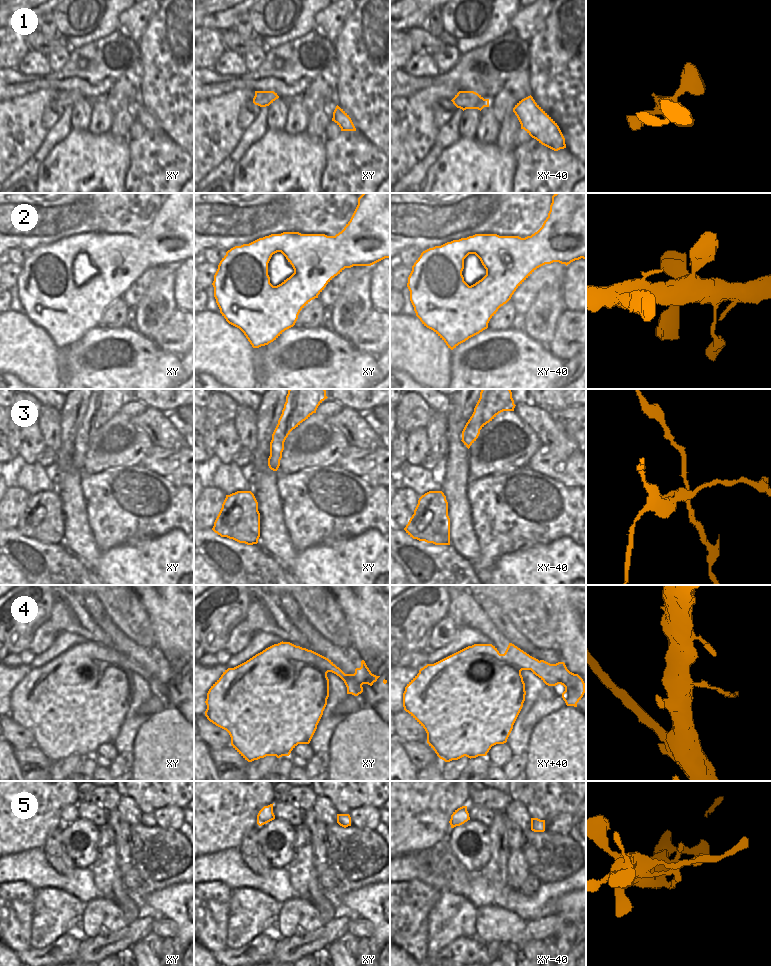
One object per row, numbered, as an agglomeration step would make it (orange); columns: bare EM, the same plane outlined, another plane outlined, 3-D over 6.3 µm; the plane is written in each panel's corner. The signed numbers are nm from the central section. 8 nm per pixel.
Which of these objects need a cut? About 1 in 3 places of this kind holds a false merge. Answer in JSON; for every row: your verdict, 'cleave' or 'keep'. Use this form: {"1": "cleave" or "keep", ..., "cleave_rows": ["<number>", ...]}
{"1": "keep", "2": "keep", "3": "cleave", "4": "cleave", "5": "keep", "cleave_rows": ["3", "4"]}

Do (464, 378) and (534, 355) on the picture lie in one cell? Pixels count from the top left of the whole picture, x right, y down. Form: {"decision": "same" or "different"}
{"decision": "same"}

